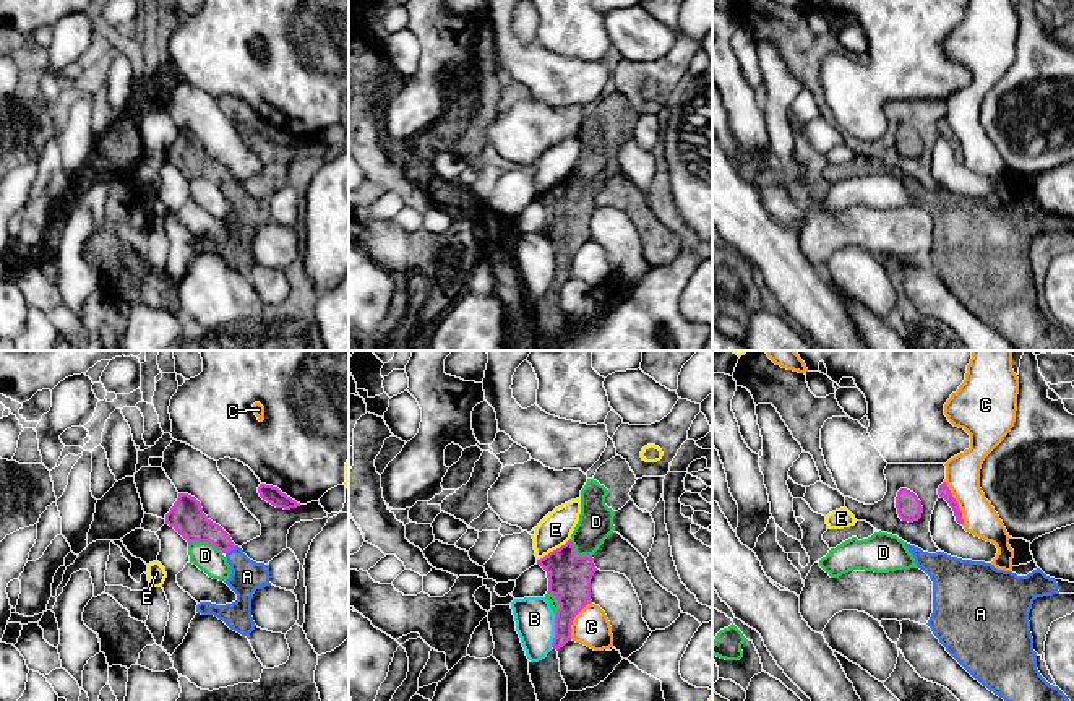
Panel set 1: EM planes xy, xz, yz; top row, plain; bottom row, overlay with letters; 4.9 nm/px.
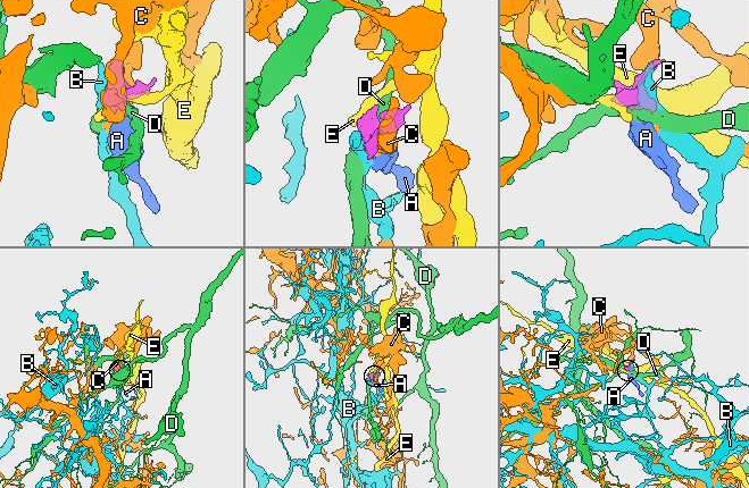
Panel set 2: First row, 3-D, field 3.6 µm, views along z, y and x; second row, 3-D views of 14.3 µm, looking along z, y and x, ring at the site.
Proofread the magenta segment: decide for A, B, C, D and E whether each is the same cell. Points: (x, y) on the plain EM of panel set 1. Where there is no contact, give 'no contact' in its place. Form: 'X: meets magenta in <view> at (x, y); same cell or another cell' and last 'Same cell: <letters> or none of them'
A: meets magenta in xy at (231, 185); same cell
B: meets magenta in xz at (555, 268); another cell
C: meets magenta in yz at (958, 140); another cell
D: meets magenta in xy at (206, 177); another cell
E: meets magenta in xz at (554, 187); another cell
Same cell: A

